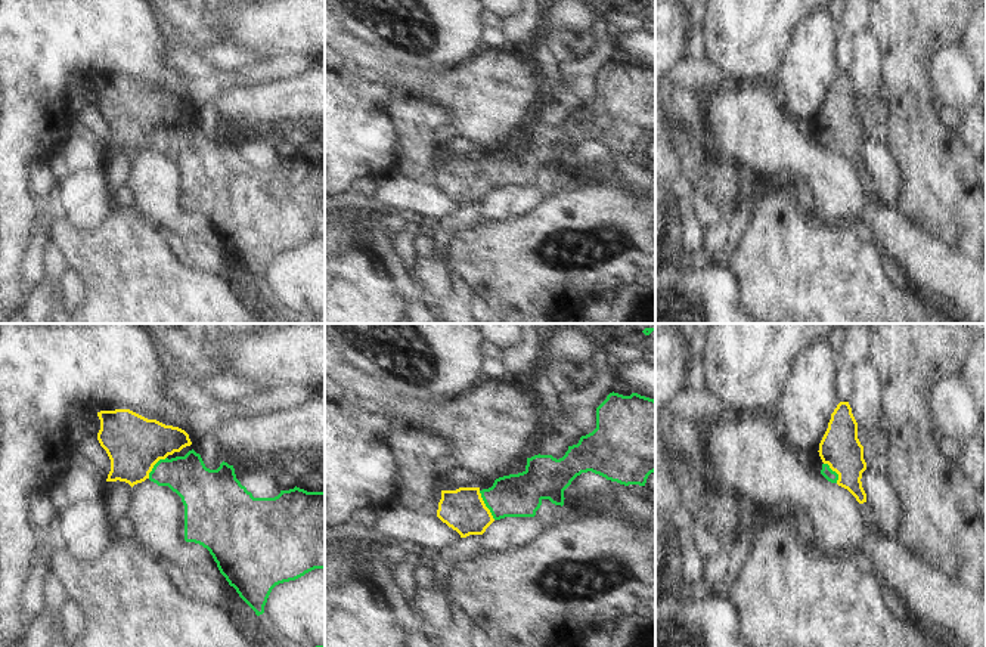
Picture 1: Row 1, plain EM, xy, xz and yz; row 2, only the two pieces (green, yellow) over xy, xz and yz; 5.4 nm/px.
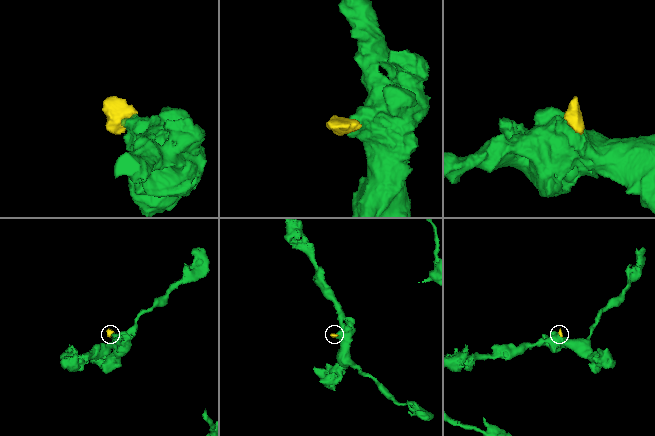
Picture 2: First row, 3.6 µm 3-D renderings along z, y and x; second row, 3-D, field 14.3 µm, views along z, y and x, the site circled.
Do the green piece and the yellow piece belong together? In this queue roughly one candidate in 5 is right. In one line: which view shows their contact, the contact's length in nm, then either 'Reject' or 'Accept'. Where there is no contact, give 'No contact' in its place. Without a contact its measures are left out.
Touches green in xz. Shared border 180 nm. Accept

